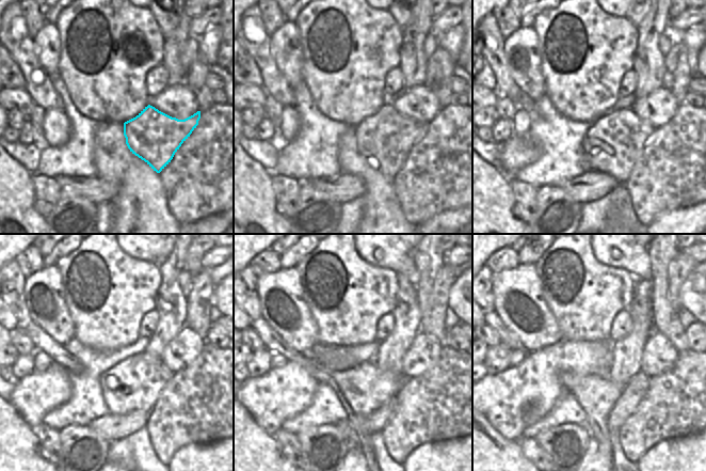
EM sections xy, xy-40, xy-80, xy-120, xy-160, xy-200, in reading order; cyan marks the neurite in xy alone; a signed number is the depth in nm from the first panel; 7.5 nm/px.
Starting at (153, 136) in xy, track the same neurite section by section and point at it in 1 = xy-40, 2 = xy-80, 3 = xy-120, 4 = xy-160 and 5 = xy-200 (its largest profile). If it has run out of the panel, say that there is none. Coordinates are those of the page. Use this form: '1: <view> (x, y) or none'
1: xy-40 (385, 138)
2: xy-80 (612, 144)
3: xy-120 (134, 383)
4: xy-160 (362, 390)
5: xy-200 (597, 395)

